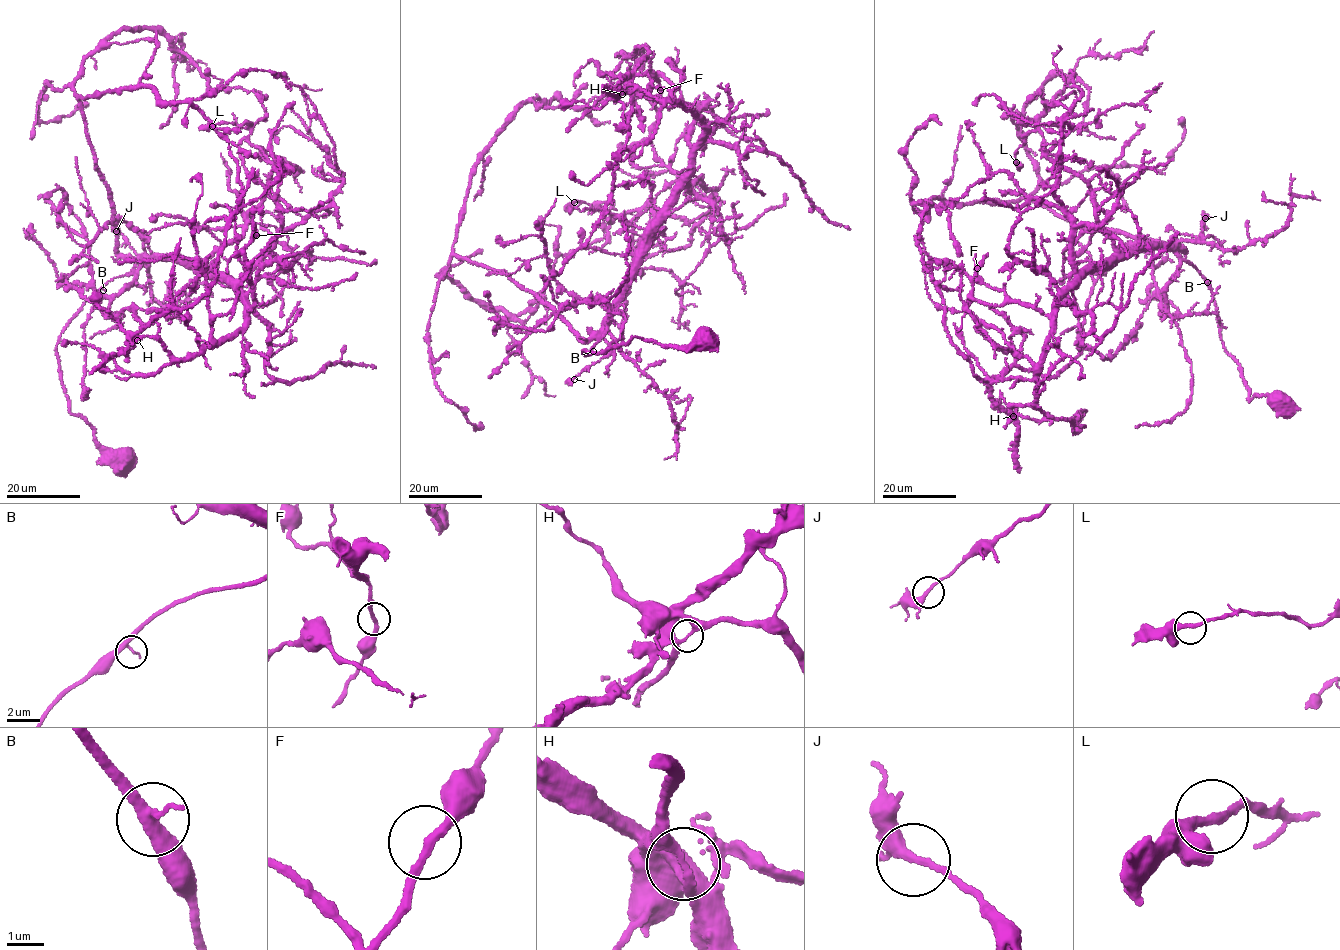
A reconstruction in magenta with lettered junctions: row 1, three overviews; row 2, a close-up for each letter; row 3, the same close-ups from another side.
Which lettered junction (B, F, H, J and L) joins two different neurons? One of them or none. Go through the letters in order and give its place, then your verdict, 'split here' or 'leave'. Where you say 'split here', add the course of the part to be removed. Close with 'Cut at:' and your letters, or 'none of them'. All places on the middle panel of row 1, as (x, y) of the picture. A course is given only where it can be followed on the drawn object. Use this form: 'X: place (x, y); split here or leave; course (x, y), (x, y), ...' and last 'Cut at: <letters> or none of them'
B: place (593, 351); leave
F: place (660, 90); leave
H: place (622, 94); leave
J: place (574, 379); leave
L: place (574, 202); leave
Cut at: none of them

